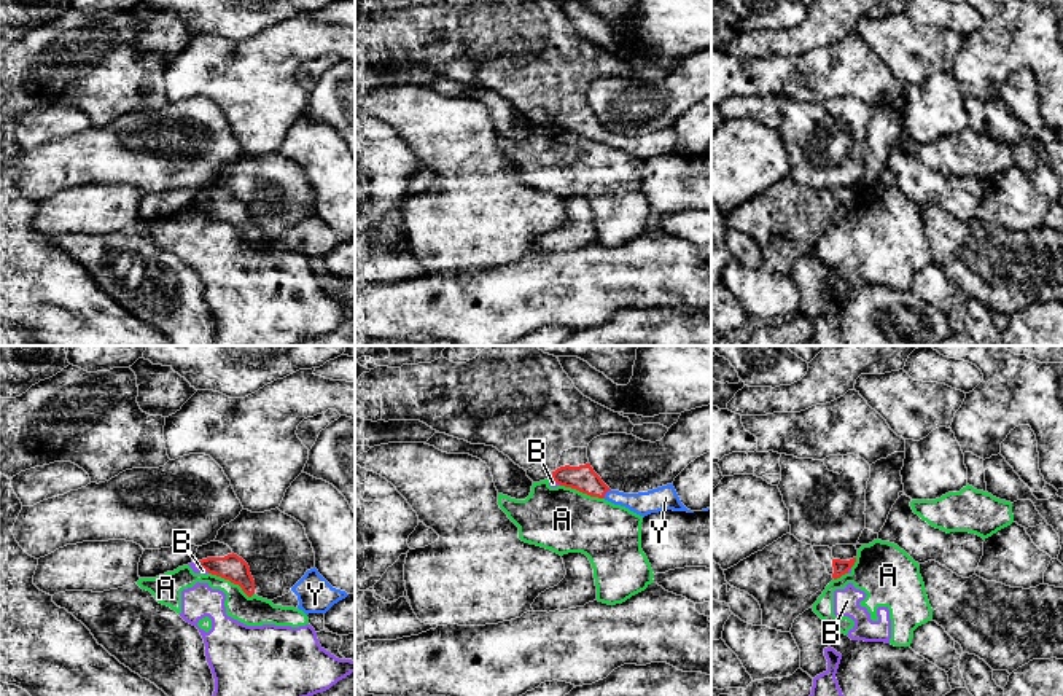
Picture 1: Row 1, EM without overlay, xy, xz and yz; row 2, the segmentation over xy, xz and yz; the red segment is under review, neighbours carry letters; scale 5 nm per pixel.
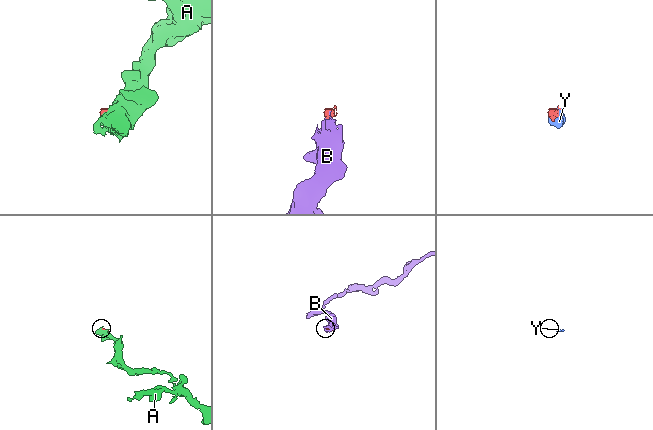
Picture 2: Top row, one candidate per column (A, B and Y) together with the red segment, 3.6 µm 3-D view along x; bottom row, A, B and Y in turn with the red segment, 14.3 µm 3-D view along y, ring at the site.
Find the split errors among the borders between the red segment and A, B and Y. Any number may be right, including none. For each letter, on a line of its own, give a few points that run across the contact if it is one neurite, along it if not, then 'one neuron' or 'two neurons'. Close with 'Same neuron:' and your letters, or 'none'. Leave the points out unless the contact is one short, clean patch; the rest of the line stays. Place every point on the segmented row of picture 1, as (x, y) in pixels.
A: two neurons
B: xy (193, 563), (209, 572) | two neurons
Y: xz (583, 478), (605, 492), (643, 504) | one neuron
Same neuron: Y

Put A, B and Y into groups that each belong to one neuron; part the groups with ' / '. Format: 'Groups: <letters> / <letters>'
Groups: A B / Y

